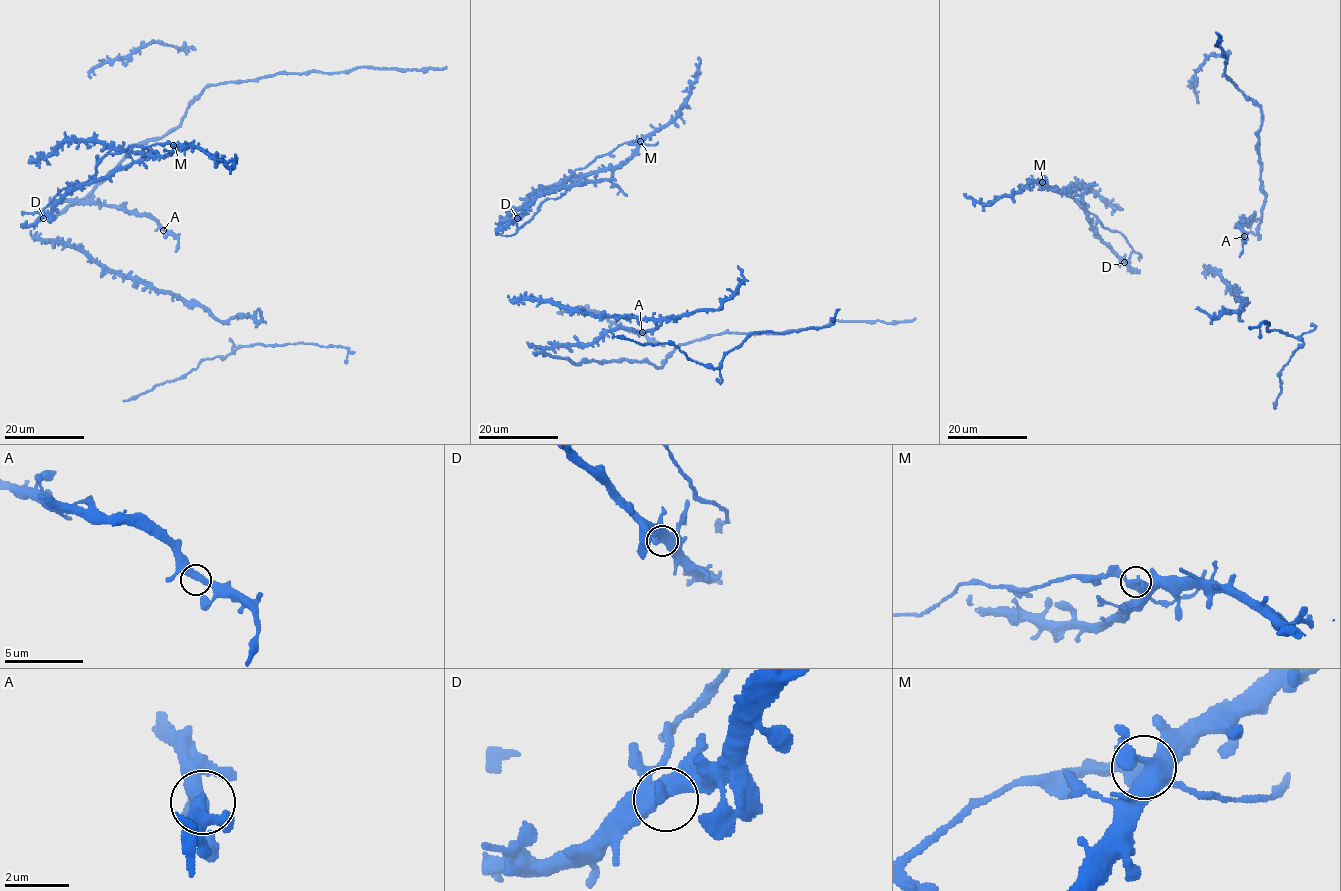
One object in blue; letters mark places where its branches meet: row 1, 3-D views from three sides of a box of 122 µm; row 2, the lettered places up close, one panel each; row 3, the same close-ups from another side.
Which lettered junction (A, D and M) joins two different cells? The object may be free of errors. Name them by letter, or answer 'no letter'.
M

